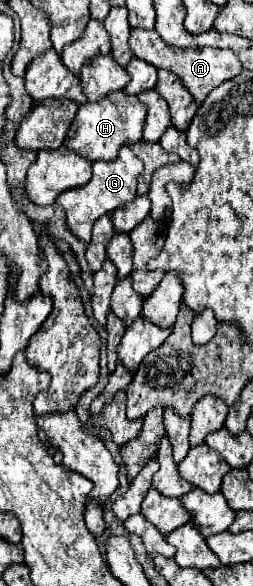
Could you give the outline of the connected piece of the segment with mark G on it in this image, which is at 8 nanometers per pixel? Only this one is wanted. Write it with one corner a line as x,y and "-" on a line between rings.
120,148
118,158
112,162
94,162
94,174
92,180
80,188
70,188
68,192
62,192
56,198
56,204
60,204
66,210
66,222
70,230
84,242
90,242
92,236
92,224
104,214
110,214
118,206
126,204
136,196
136,178
142,172
140,158
128,148

